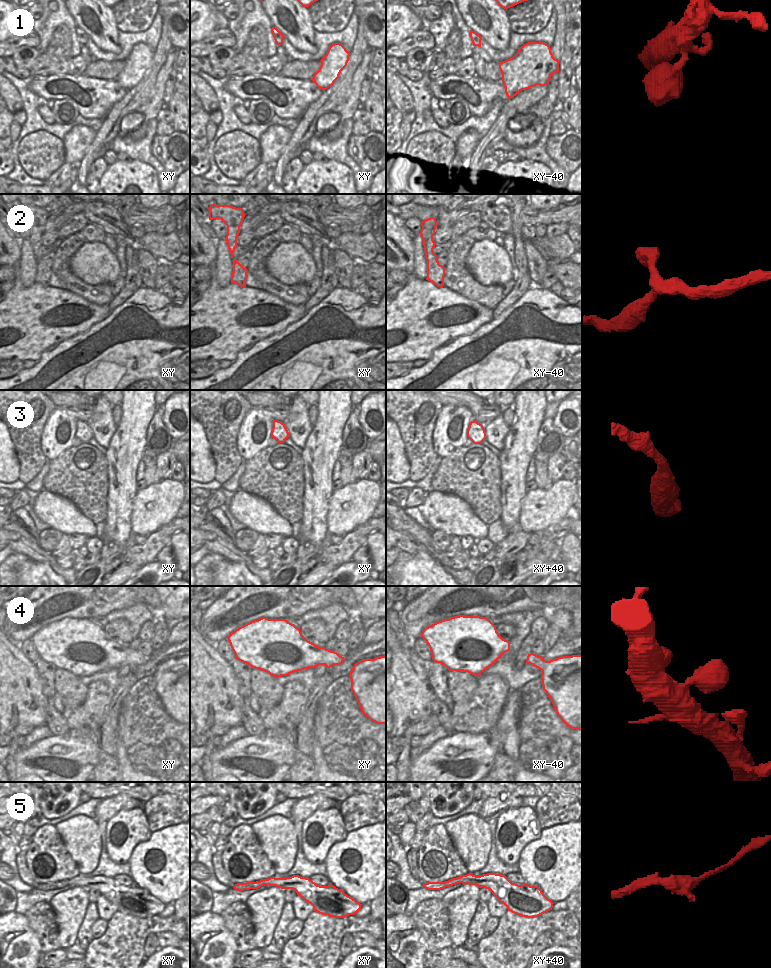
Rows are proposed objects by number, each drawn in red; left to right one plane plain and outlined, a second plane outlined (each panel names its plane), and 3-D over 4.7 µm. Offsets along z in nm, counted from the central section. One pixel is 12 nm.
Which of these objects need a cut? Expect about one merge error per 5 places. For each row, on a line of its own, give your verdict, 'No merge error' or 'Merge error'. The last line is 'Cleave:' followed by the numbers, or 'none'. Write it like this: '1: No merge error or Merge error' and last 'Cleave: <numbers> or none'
1: No merge error
2: No merge error
3: No merge error
4: No merge error
5: No merge error
Cleave: none.

